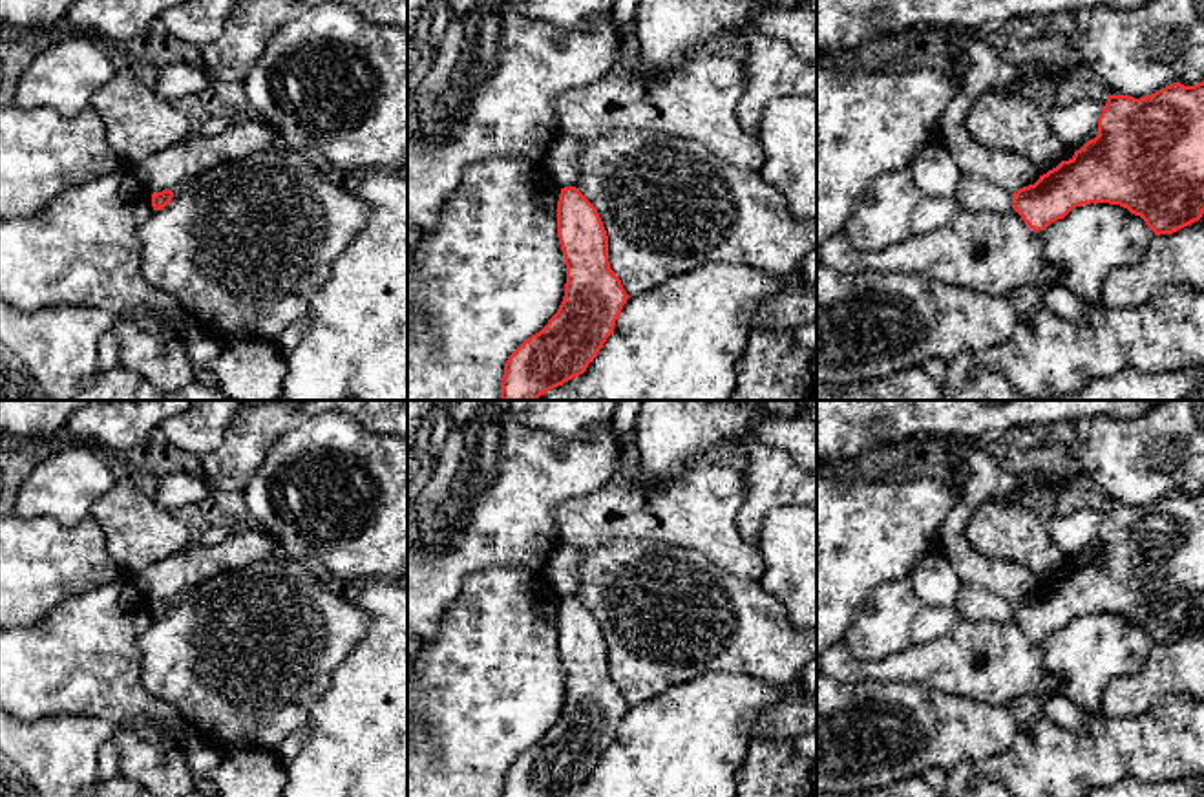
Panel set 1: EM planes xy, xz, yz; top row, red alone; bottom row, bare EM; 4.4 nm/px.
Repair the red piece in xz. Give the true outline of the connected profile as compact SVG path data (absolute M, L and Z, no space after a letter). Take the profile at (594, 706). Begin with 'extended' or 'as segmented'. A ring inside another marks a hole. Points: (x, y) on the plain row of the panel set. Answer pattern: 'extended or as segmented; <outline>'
as segmented; M561 598L557 647L566 675L565 706L548 733L506 770L501 797L557 797L586 781L630 707L608 673L608 645L596 616L576 598Z

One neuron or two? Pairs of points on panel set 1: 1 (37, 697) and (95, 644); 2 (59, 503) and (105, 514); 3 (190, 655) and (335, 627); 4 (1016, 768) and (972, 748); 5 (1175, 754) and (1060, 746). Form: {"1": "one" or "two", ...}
{"1": "one", "2": "two", "3": "one", "4": "two", "5": "one"}

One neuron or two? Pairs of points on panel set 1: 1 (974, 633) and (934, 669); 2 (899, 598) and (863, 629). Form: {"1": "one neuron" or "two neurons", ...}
{"1": "one neuron", "2": "one neuron"}

